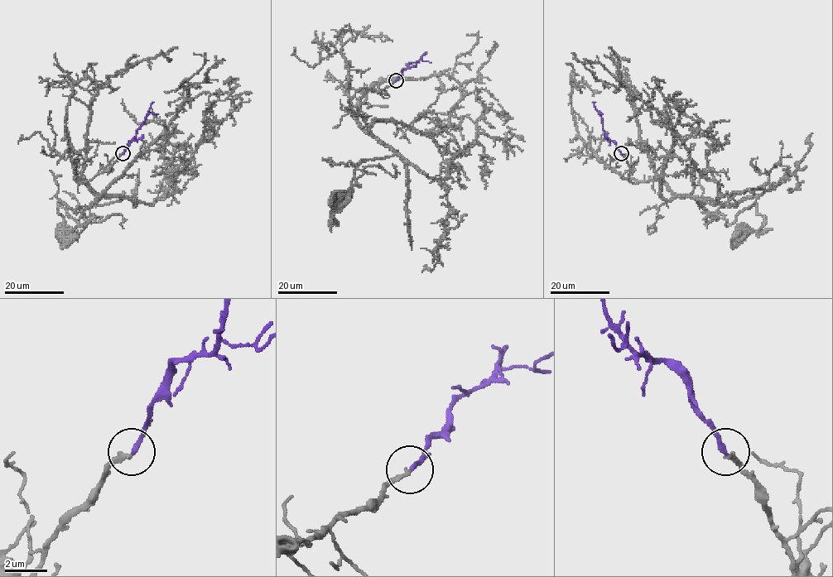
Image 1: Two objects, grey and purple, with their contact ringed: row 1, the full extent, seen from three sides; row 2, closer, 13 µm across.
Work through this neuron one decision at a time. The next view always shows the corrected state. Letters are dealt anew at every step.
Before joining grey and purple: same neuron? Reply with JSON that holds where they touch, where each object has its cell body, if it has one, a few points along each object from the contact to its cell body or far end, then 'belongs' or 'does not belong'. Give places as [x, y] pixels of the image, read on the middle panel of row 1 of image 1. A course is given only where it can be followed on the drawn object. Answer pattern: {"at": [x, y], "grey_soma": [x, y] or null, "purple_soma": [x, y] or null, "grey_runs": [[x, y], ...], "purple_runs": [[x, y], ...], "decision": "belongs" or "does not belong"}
{"at": [396, 80], "grey_soma": [335, 201], "purple_soma": null, "grey_runs": [[396, 80], [351, 100], [353, 117], [394, 153], [355, 167], [359, 185], [330, 213], [337, 223], [336, 203]], "purple_runs": [[396, 80], [410, 64], [418, 61], [426, 52]], "decision": "does not belong"}

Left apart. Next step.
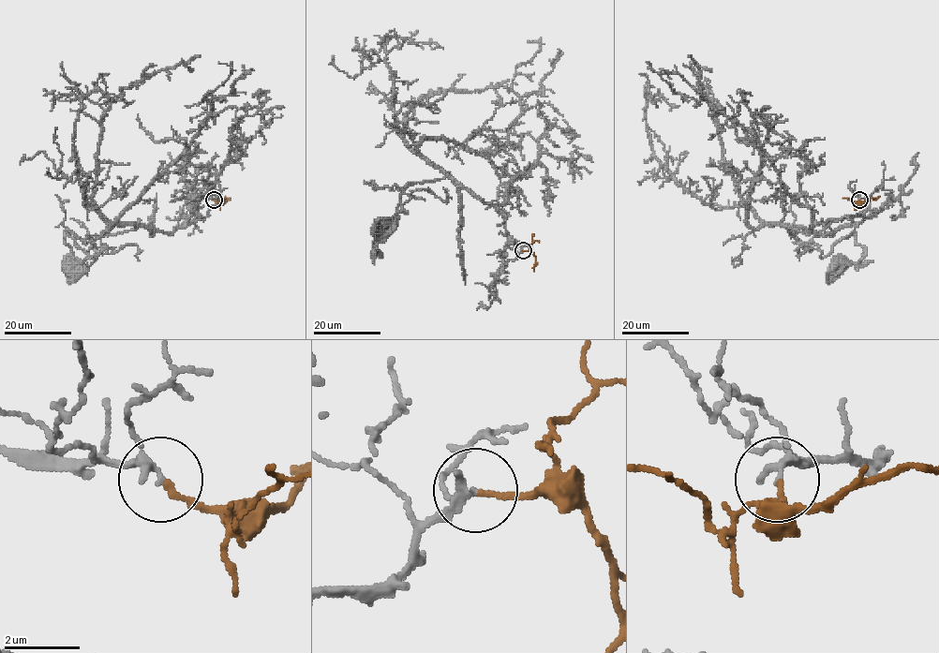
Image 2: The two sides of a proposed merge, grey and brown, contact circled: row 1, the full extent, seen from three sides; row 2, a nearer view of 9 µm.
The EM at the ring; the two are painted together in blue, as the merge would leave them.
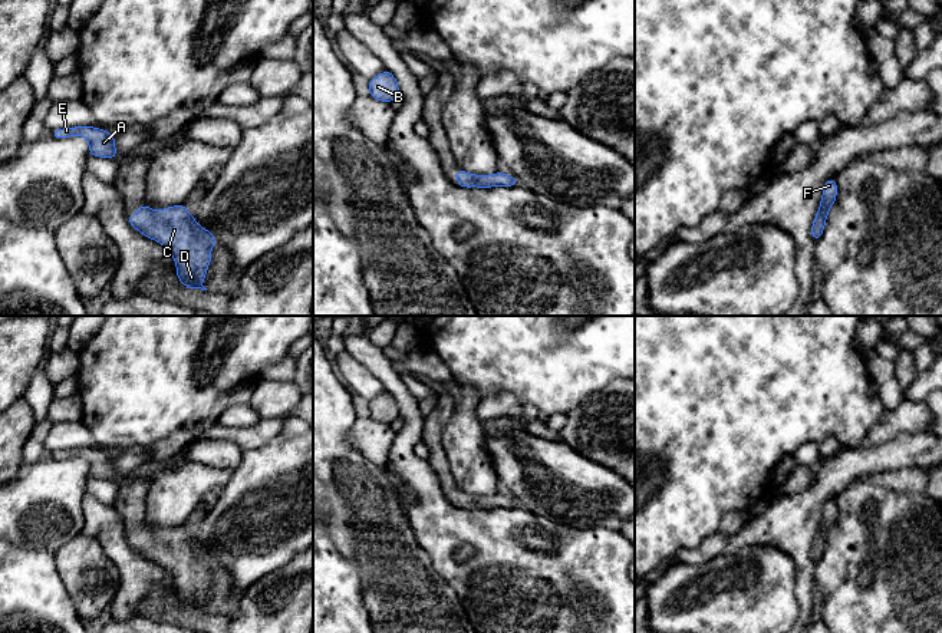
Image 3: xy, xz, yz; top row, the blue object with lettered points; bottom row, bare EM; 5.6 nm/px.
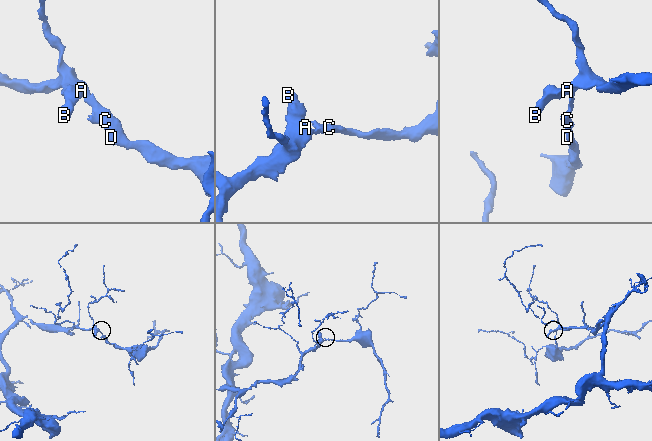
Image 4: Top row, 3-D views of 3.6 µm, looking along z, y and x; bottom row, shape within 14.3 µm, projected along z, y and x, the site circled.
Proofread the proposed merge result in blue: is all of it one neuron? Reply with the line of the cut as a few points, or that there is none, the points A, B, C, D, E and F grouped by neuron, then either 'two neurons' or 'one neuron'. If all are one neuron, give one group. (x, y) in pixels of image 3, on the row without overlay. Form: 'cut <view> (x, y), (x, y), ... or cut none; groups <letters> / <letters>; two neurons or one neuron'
cut none; groups A B C D E F; one neuron

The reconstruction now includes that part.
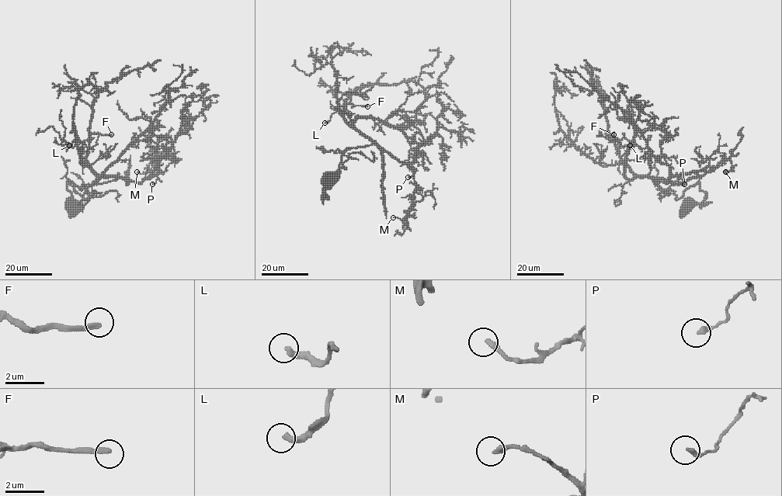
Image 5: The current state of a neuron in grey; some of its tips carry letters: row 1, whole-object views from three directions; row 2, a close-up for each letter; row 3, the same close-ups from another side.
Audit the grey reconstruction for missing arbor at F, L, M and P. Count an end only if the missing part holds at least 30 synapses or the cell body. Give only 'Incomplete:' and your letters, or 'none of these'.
Incomplete: F

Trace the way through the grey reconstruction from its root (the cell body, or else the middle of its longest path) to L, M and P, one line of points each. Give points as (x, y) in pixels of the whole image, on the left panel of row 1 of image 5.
L: (71, 203), (67, 184), (85, 199), (90, 185), (116, 178), (100, 177), (92, 168), (87, 140), (69, 145)
M: (71, 203), (67, 184), (85, 199), (90, 185), (140, 182), (159, 171), (151, 160), (147, 171), (137, 171)
P: (71, 203), (67, 184), (84, 199), (90, 185), (118, 178), (140, 182), (157, 176), (152, 184)

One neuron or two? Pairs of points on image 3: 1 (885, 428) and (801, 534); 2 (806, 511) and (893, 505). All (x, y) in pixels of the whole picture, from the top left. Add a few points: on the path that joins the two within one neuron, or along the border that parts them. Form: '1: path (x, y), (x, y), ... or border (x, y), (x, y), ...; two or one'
1: border (903, 432), (882, 442), (863, 447); two
2: border (860, 478), (850, 483), (835, 500); two

